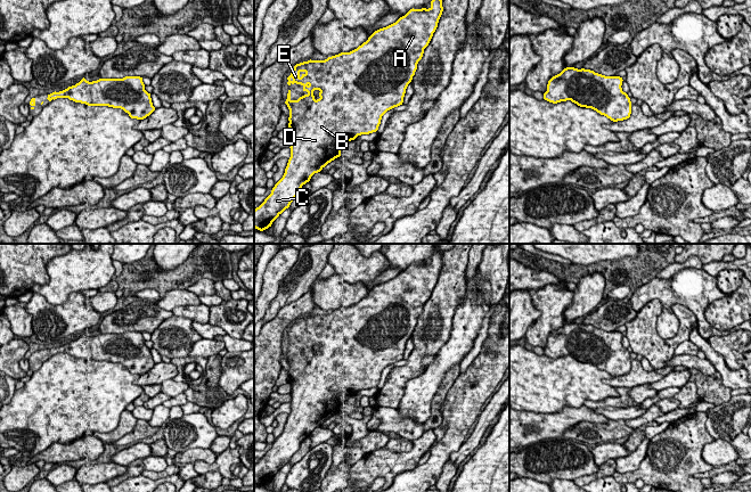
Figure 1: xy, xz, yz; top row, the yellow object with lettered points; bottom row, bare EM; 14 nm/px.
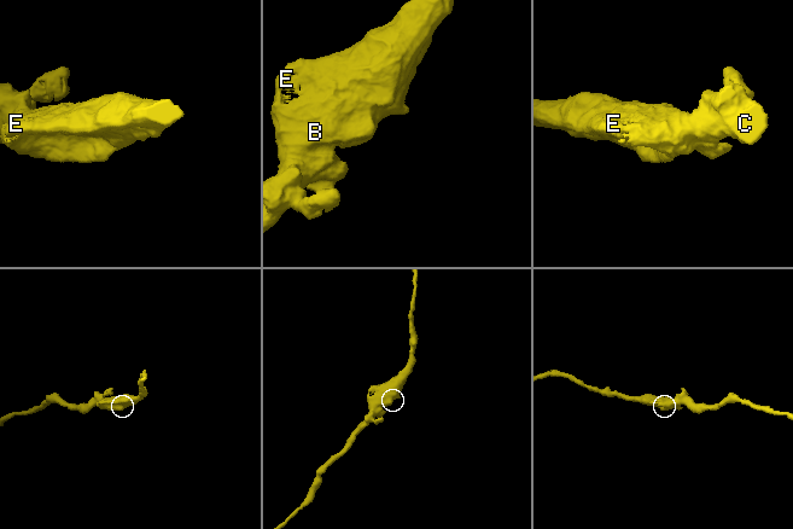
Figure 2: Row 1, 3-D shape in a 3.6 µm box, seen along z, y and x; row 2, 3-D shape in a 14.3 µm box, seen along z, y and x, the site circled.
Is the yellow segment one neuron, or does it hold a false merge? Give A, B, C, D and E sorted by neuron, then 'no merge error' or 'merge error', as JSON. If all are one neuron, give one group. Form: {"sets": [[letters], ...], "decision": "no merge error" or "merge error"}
{"sets": [["A", "B", "C", "D", "E"]], "decision": "no merge error"}

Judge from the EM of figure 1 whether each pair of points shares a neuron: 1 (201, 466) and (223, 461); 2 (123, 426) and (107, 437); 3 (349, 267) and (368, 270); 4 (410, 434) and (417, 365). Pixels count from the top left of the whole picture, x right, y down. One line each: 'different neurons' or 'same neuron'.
1: same neuron
2: same neuron
3: same neuron
4: different neurons

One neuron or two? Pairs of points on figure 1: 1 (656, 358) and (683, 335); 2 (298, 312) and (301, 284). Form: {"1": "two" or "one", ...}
{"1": "one", "2": "two"}

